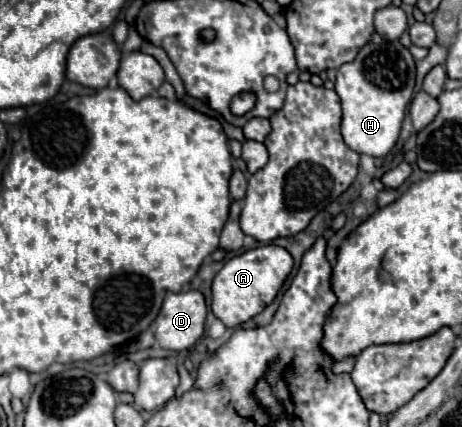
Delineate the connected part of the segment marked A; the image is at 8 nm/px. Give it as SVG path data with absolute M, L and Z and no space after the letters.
M262 245L232 257L212 281L212 313L226 327L240 327L274 301L294 267L292 255L278 245Z

